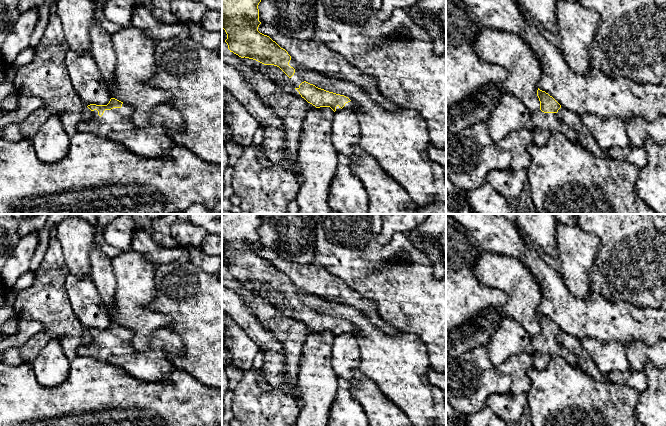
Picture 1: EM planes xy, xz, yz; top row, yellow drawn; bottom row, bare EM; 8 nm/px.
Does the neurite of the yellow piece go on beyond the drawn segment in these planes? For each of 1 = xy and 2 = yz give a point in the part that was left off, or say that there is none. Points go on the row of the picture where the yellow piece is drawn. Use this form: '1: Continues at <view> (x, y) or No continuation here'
1: Continues at xy (117, 119)
2: No continuation here

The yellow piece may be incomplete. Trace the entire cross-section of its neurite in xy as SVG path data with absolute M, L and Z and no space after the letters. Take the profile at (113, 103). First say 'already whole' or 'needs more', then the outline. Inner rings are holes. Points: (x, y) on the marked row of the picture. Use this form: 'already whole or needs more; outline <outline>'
needs more; outline M111 98L107 105L90 104L87 106L93 112L90 121L80 122L77 126L81 132L88 132L102 139L109 139L113 131L134 130L134 111L128 105Z

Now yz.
already whole; outline M538 88L537 96L540 101L540 110L544 113L557 113L561 105L548 93Z

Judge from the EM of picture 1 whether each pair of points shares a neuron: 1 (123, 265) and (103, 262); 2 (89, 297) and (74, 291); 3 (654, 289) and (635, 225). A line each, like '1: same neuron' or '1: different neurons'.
1: different neurons
2: same neuron
3: same neuron

